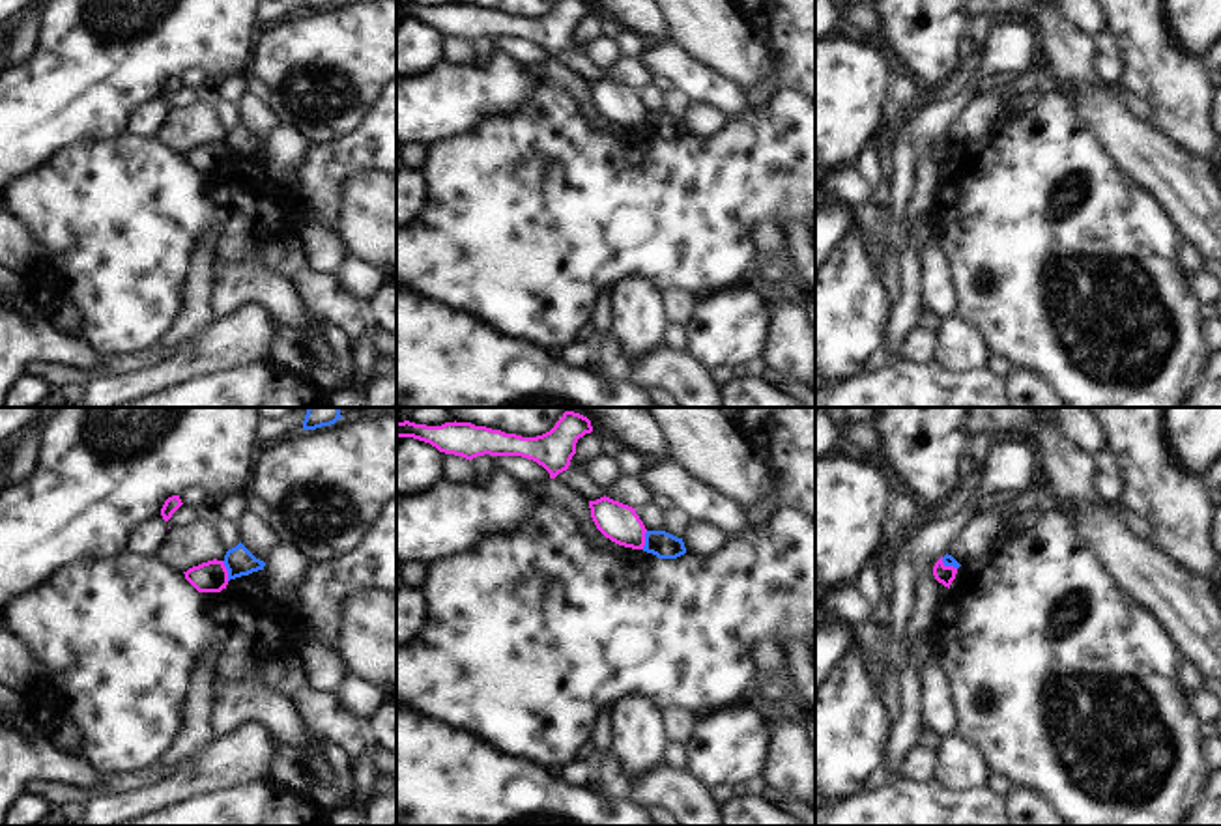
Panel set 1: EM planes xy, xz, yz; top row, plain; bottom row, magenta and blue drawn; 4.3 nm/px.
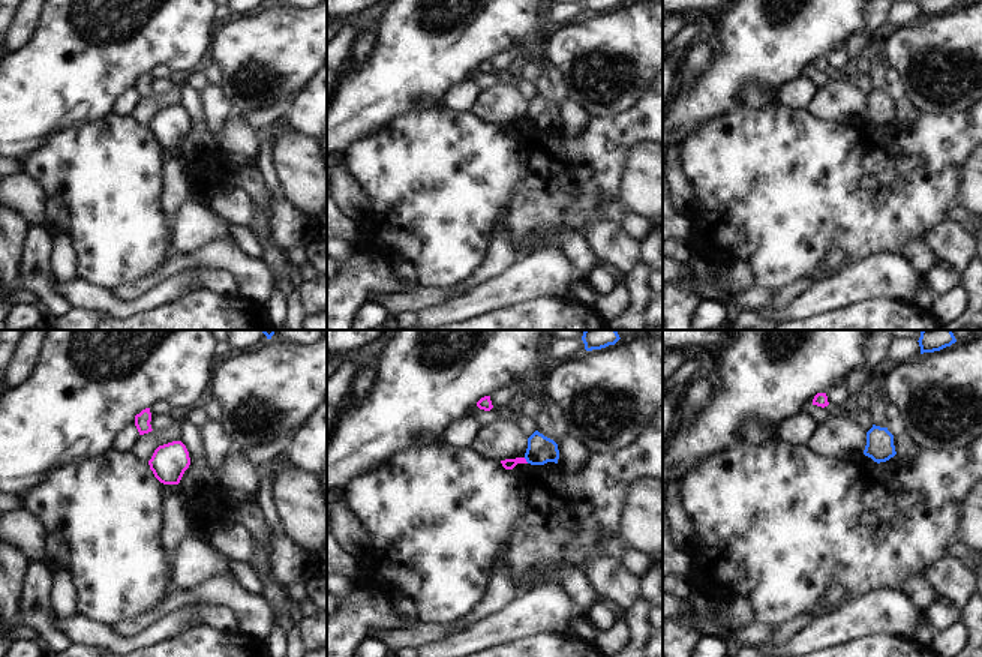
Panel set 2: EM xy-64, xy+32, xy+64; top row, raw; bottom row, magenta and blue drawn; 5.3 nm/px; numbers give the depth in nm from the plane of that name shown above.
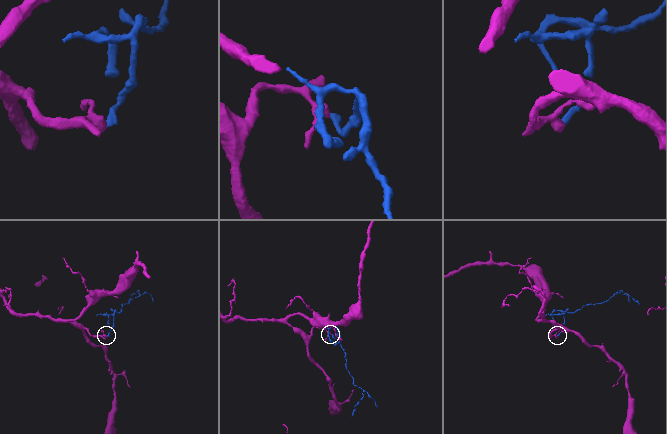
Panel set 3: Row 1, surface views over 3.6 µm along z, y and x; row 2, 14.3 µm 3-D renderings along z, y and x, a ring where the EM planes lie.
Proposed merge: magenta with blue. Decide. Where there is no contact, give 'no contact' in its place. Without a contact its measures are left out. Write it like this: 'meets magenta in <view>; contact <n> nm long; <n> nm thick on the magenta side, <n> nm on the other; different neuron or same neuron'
meets magenta in xy; contact 90 nm long; 140 nm thick on the magenta side, 120 nm on the other; different neuron

